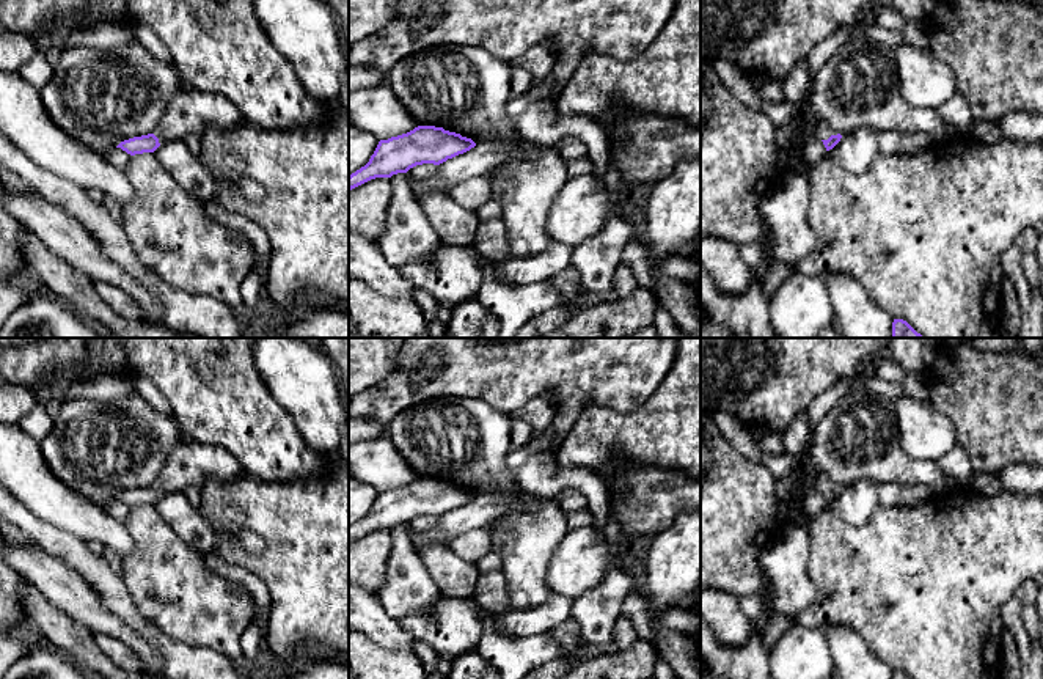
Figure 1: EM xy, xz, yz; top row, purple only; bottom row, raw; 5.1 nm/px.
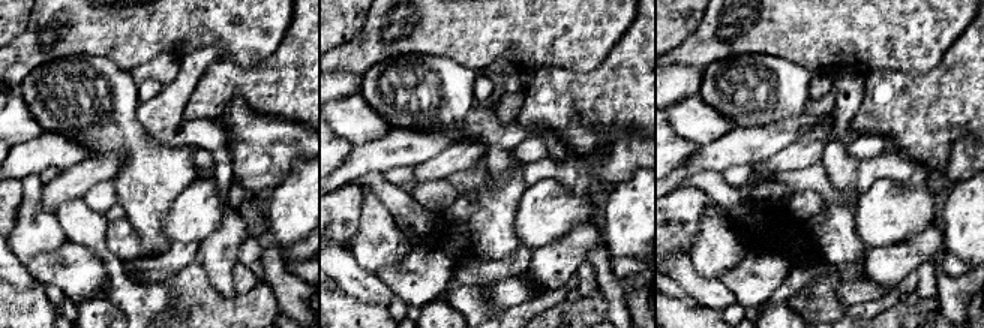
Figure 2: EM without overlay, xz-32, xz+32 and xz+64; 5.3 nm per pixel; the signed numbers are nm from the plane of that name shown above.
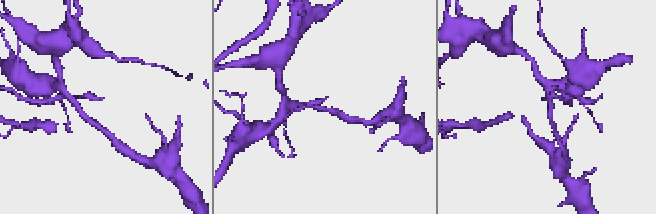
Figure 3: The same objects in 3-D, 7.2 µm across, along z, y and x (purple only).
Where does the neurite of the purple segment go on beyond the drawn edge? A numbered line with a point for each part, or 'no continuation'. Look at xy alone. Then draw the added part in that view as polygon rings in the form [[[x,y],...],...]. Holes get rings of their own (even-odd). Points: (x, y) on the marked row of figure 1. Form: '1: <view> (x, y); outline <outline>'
1: xy (190, 112); outline [[[184,86],[152,134],[163,145],[188,134],[203,135],[212,126],[234,129],[240,124],[245,124],[242,113],[225,96]]]

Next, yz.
1: yz (823, 131); outline [[[820,123],[817,126],[817,137],[820,137],[822,140],[828,140],[831,135],[837,135],[839,132],[833,130],[831,127],[828,127],[825,123]]]

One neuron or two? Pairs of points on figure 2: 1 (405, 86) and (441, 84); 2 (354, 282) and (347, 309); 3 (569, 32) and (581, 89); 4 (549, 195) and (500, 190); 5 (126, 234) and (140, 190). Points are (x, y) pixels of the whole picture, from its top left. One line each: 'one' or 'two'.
1: one
2: two
3: two
4: two
5: two

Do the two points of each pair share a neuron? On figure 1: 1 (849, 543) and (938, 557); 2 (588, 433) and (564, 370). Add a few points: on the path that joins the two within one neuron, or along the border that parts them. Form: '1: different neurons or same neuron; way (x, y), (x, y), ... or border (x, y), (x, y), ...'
1: same neuron; way (870, 555), (916, 557)
2: different neurons; border (588, 404), (610, 407), (624, 414)

